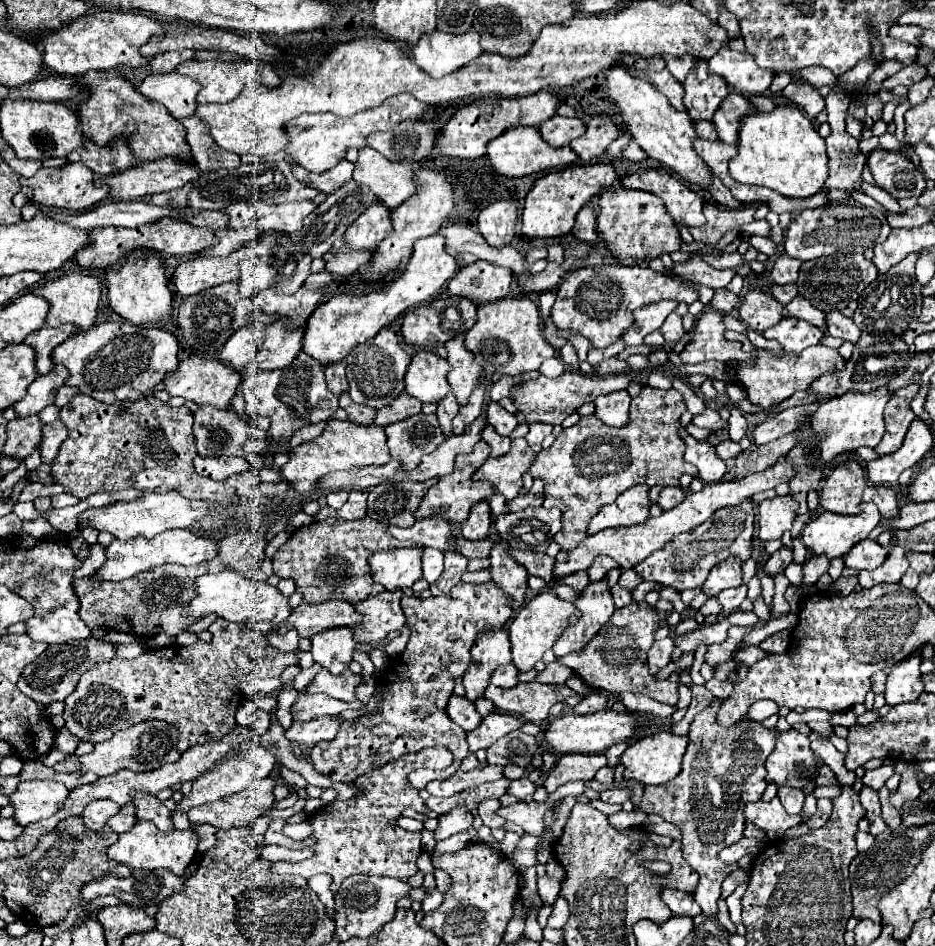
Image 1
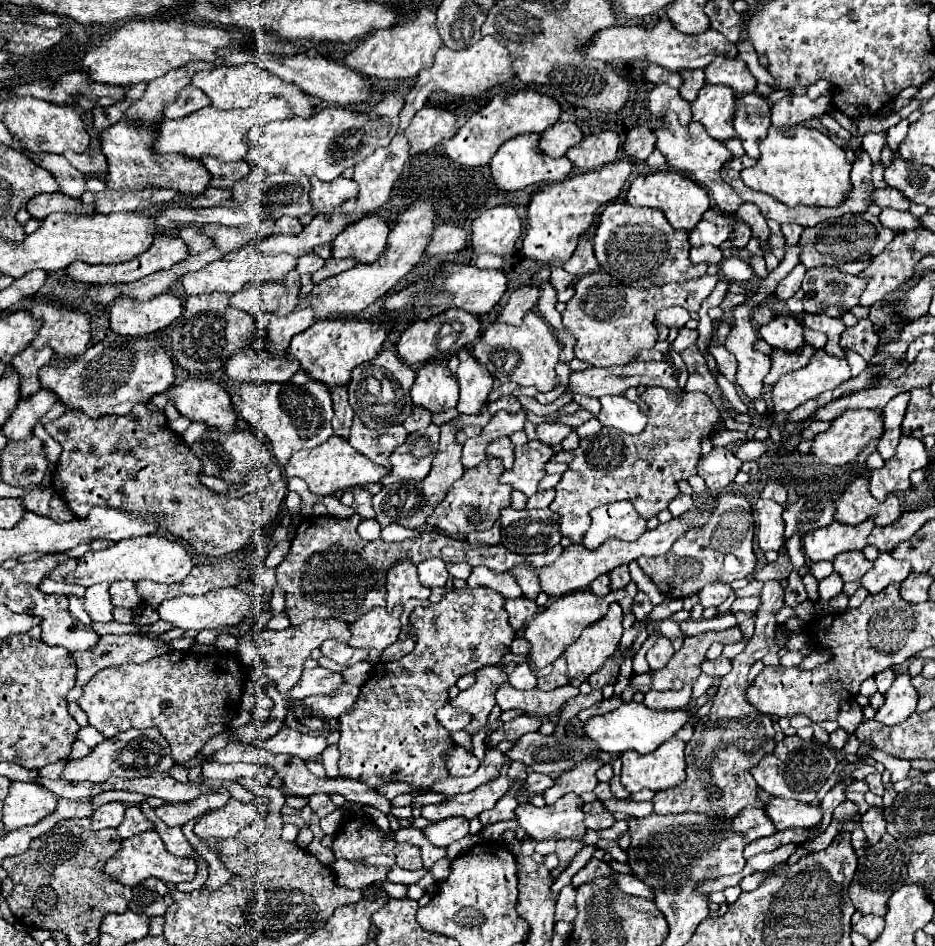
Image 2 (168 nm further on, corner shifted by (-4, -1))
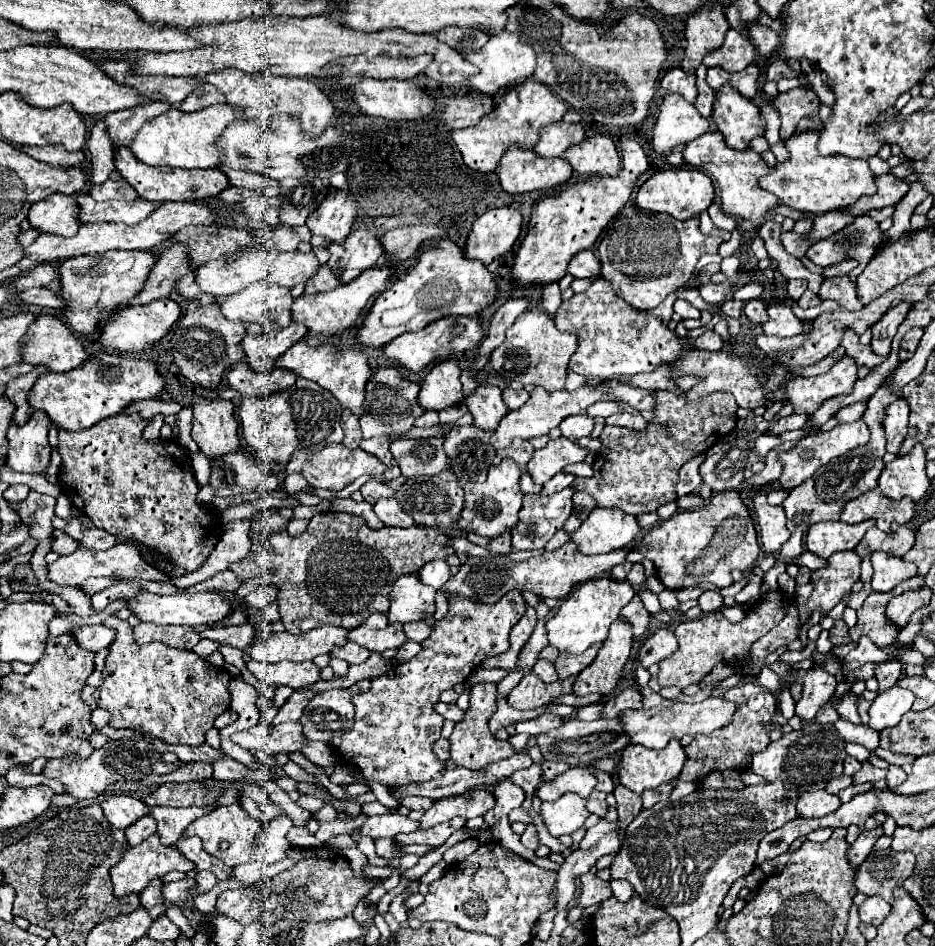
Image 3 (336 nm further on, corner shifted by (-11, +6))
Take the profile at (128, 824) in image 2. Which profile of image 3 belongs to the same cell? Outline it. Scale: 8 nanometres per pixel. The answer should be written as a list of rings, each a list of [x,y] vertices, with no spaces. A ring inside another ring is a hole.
[[[145,815],[141,817],[139,821],[135,821],[129,829],[125,829],[125,837],[127,837],[127,843],[131,847],[139,845],[141,841],[145,841],[149,835],[155,833],[155,821],[151,815]]]

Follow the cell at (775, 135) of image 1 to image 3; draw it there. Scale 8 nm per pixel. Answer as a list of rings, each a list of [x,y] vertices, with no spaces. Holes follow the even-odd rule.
[[[805,131],[799,137],[785,141],[787,151],[791,153],[789,161],[777,163],[769,177],[761,179],[761,189],[775,193],[779,201],[795,211],[809,215],[825,215],[835,209],[845,209],[853,205],[863,195],[873,195],[877,185],[867,161],[857,161],[849,157],[821,157],[817,155],[817,131]]]

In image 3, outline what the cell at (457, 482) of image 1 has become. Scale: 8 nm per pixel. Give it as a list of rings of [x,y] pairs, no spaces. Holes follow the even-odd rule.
[[[501,461],[501,465],[491,467],[485,483],[467,483],[465,485],[465,509],[461,511],[461,527],[475,531],[485,537],[497,537],[507,529],[515,527],[523,501],[523,493],[519,489],[521,469],[515,461]]]

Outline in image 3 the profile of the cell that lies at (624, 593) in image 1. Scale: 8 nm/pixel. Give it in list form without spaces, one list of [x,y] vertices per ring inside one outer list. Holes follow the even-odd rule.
[[[635,595],[635,597],[621,609],[619,619],[621,619],[621,621],[627,621],[629,625],[633,625],[633,635],[635,635],[635,637],[641,637],[641,635],[645,633],[647,625],[649,625],[651,615],[649,615],[649,611],[643,607],[641,599]]]

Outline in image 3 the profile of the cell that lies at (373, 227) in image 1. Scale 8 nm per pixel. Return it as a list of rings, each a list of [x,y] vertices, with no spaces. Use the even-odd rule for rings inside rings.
[[[357,229],[349,233],[343,245],[331,243],[329,245],[329,261],[327,267],[337,273],[339,281],[351,283],[357,279],[363,271],[377,265],[377,261],[383,257],[383,247],[377,239],[377,235]]]

